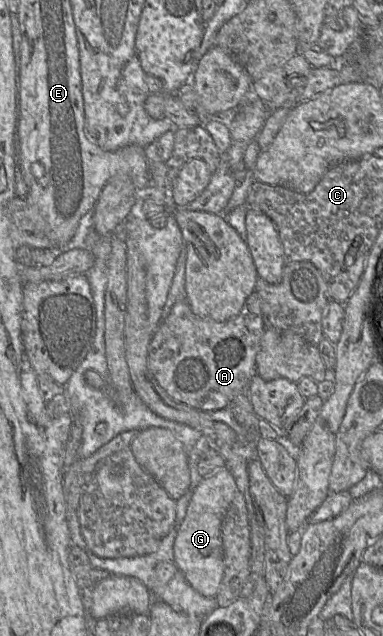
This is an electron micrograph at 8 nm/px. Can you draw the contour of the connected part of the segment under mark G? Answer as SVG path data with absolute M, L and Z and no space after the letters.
M227 467L217 471L212 476L203 477L197 487L193 490L186 515L177 527L177 535L173 546L173 561L192 588L205 597L216 597L223 578L224 561L221 527L226 511L237 490L233 474Z

